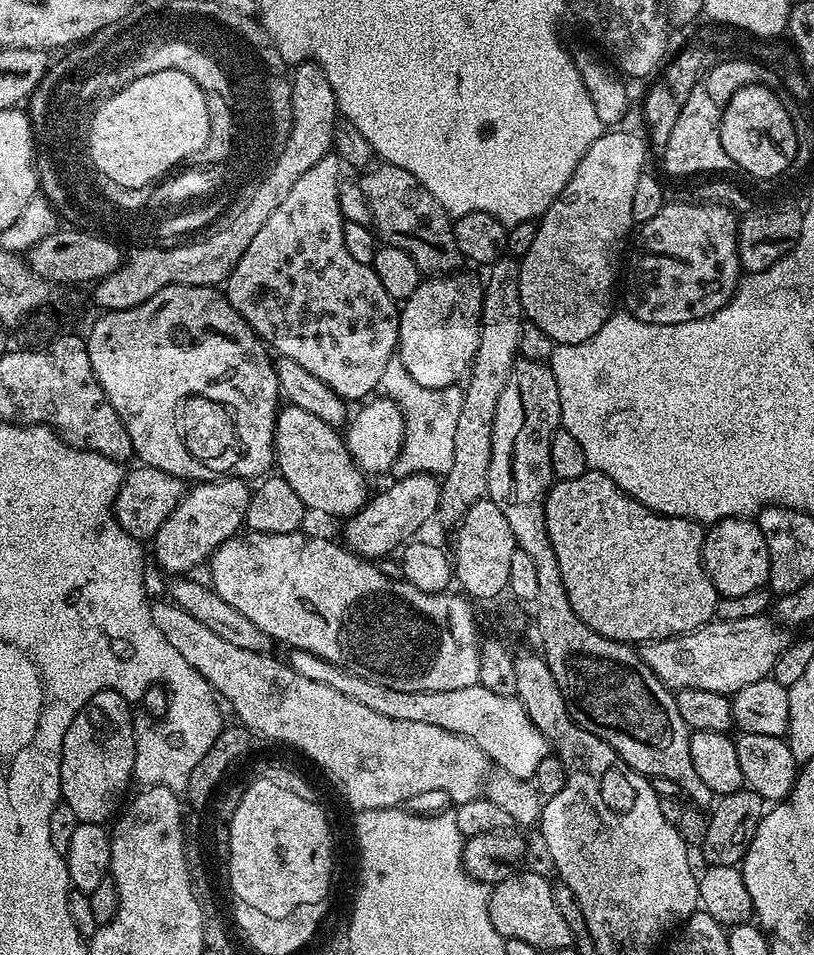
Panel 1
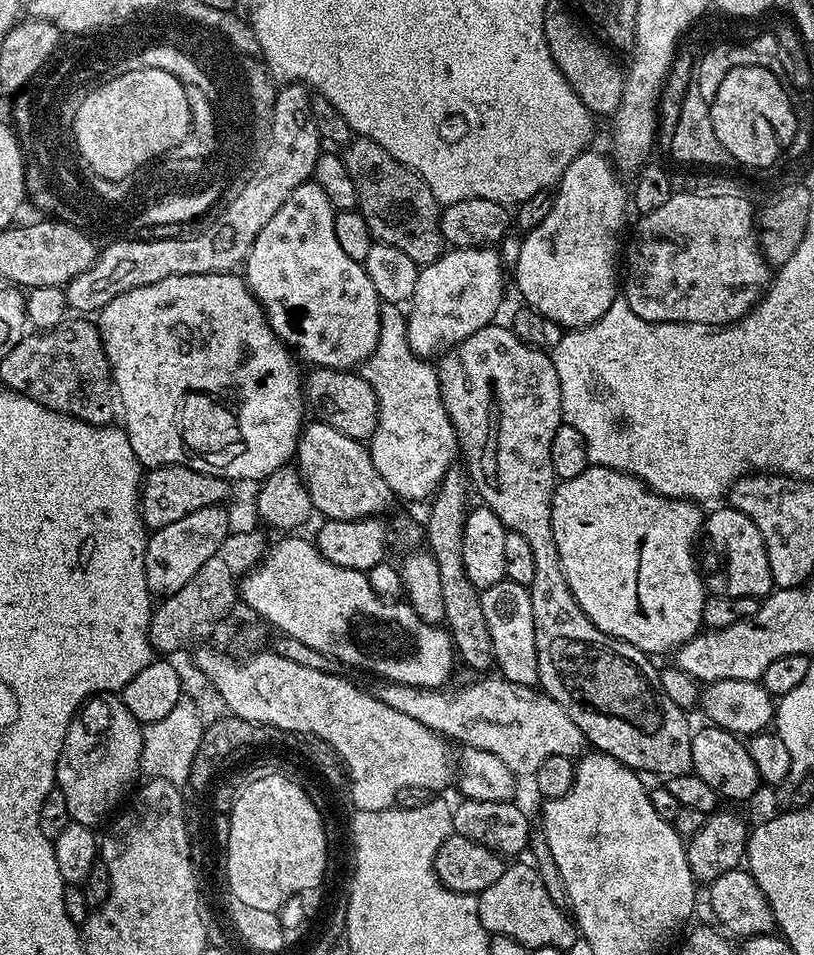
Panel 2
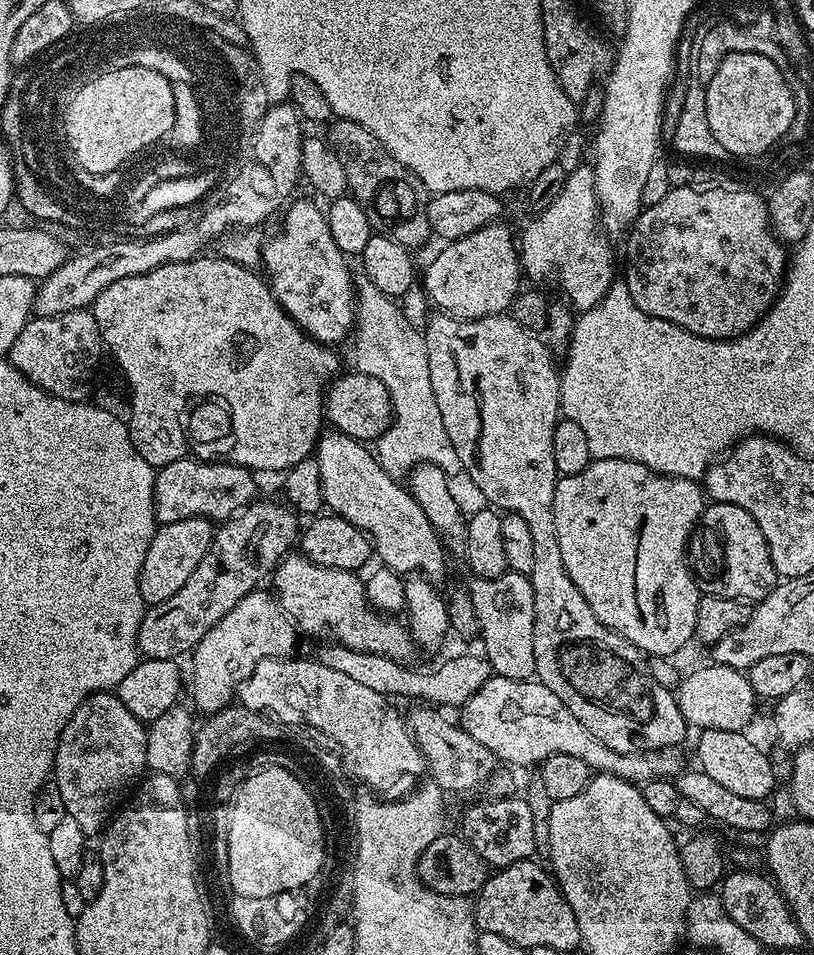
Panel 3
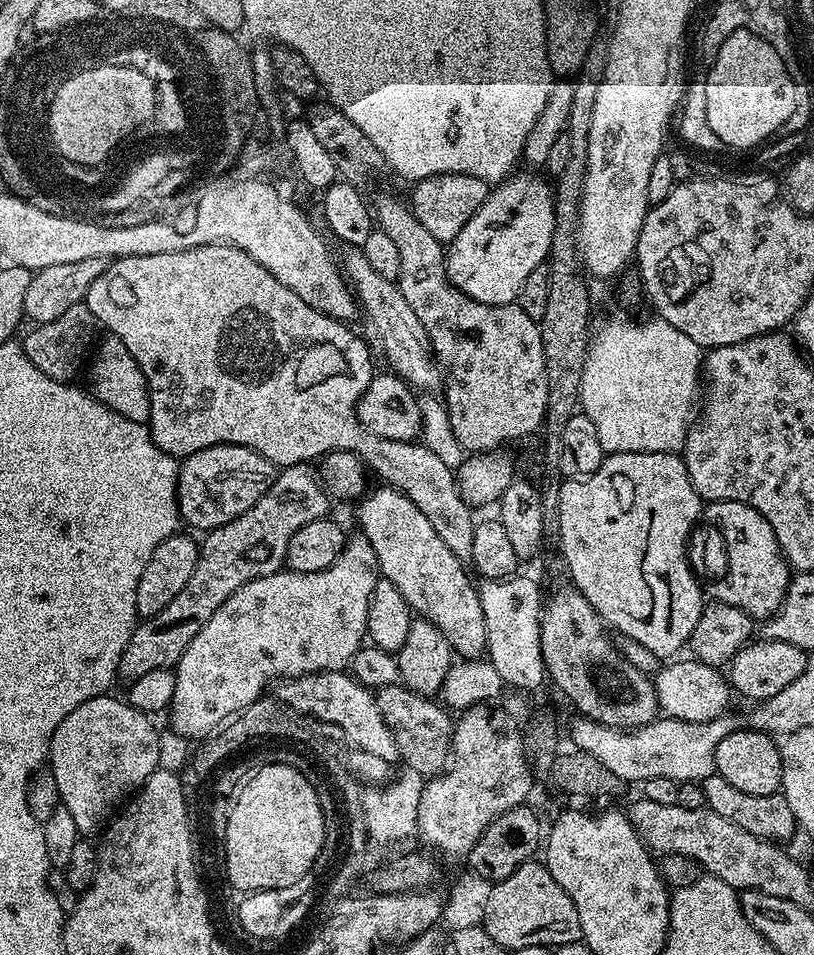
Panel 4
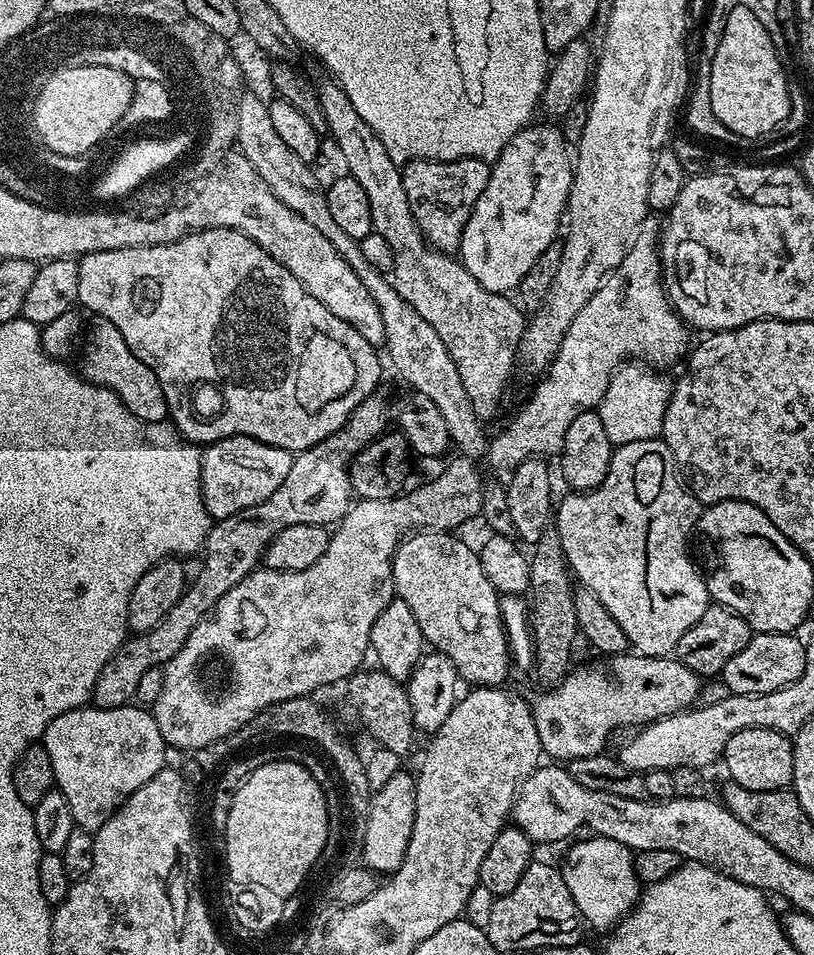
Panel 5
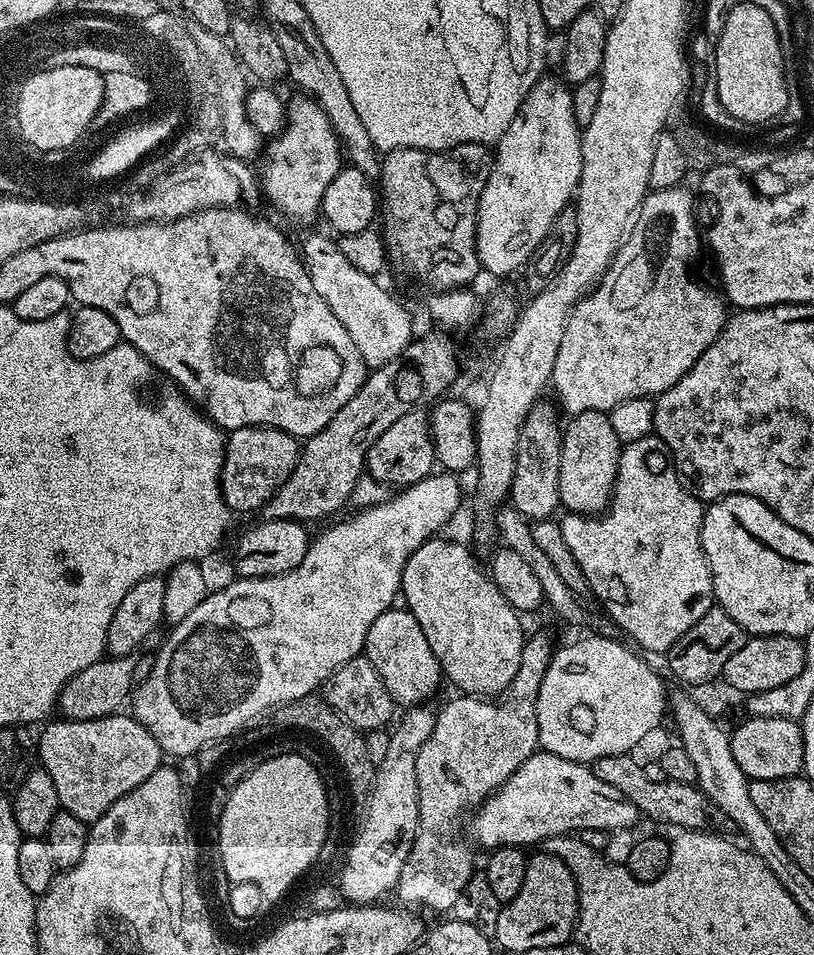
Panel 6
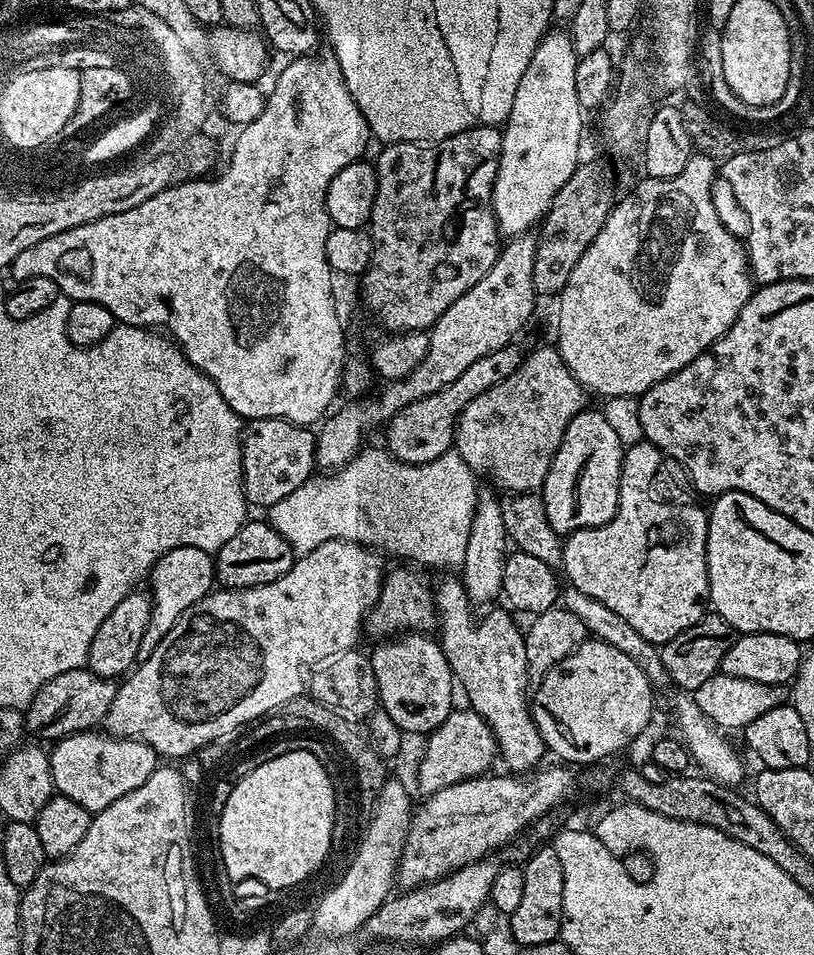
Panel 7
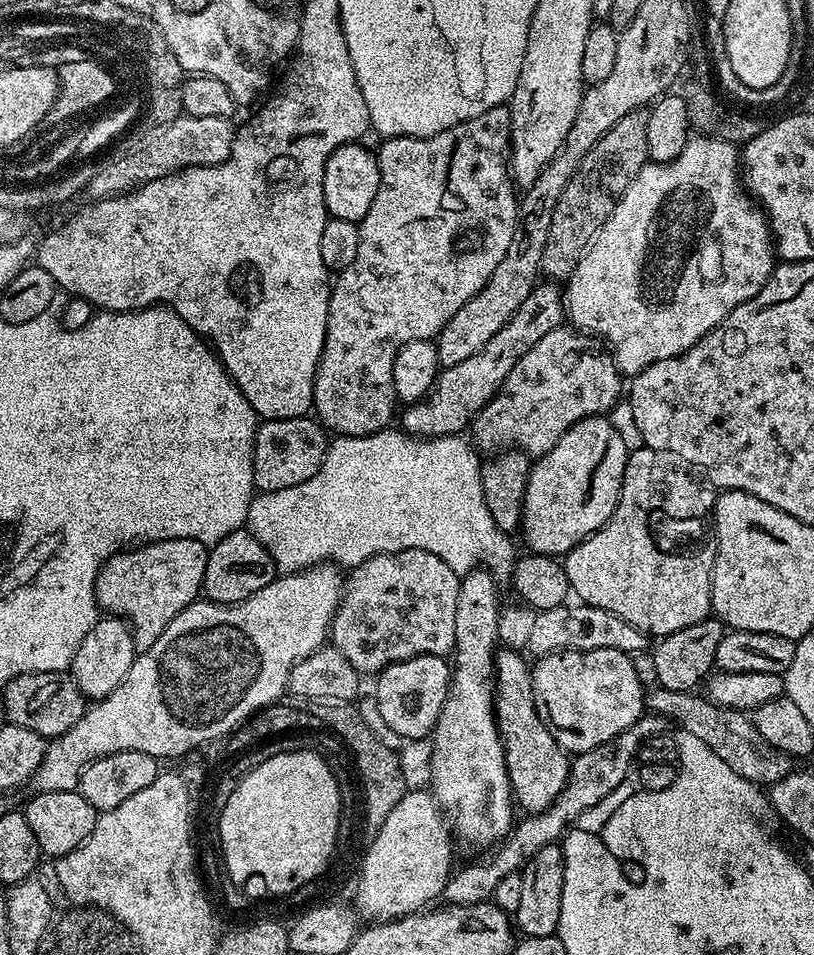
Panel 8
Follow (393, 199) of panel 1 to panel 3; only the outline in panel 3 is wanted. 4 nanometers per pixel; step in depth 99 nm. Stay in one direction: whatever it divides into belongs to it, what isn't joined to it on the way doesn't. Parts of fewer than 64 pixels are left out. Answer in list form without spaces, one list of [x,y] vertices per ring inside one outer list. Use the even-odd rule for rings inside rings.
[[[336,118],[327,125],[326,131],[328,145],[334,154],[338,154],[342,170],[346,170],[348,192],[366,210],[373,233],[394,238],[394,242],[409,250],[416,250],[419,244],[426,243],[433,230],[428,221],[430,193],[421,180],[394,159],[370,130],[358,126],[358,122]]]

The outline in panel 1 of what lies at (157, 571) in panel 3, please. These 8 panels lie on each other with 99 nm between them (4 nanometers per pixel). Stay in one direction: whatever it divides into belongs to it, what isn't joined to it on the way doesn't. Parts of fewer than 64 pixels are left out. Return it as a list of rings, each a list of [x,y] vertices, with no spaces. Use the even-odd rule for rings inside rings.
[[[216,478],[189,487],[174,506],[170,518],[162,522],[150,547],[156,551],[156,560],[172,574],[188,574],[191,568],[207,561],[217,548],[232,539],[245,527],[244,515],[252,497],[250,488],[240,478]]]

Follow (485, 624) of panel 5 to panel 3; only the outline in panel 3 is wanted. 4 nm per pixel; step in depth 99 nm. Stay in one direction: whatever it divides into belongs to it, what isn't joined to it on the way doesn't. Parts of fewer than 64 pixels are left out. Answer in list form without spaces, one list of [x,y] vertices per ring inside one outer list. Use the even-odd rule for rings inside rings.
[[[328,430],[314,449],[314,459],[327,511],[350,522],[369,537],[383,567],[399,574],[419,574],[433,582],[439,581],[446,557],[440,533],[430,518],[422,514],[422,506],[418,506],[407,487],[383,469],[371,447],[338,431]]]

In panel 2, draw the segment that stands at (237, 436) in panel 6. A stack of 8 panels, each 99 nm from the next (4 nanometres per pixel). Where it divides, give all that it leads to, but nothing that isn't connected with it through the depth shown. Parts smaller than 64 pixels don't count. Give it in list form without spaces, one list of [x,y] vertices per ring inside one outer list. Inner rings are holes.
[[[167,464],[165,468],[153,468],[143,477],[140,490],[140,517],[144,519],[144,527],[155,530],[162,526],[170,526],[170,522],[178,522],[178,518],[186,518],[186,514],[194,514],[199,508],[214,508],[225,503],[228,496],[229,481],[219,474],[201,470],[187,464]]]

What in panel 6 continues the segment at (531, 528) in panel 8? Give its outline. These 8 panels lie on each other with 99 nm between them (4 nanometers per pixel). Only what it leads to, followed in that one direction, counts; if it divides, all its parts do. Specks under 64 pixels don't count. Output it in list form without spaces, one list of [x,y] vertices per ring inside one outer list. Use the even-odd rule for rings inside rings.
[[[583,412],[567,422],[560,441],[558,494],[561,505],[568,507],[569,513],[582,516],[603,513],[612,503],[622,442],[618,434],[614,434],[609,413]]]

